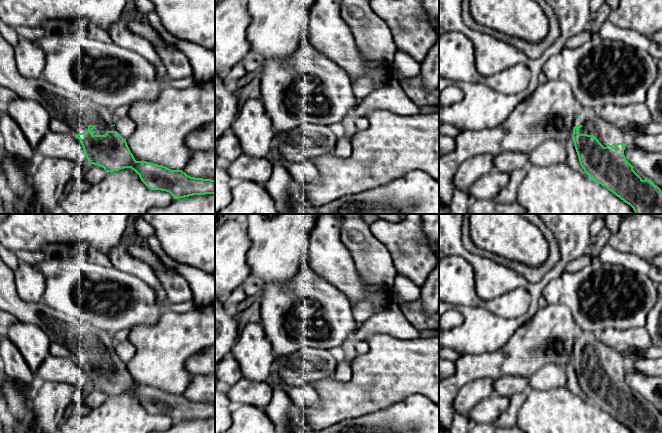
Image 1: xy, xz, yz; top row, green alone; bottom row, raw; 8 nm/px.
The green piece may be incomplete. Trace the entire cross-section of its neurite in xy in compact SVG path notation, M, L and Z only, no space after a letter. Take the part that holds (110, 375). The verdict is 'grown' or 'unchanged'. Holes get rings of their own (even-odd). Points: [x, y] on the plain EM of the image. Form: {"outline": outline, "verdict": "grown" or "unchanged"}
{"outline": "M0 258L0 310L21 322L38 326L51 342L68 347L80 364L89 388L98 389L107 397L131 392L149 413L169 416L174 423L215 418L215 404L195 402L182 394L136 385L126 363L116 355L109 332L78 323L42 301L24 301L17 294L13 275Z", "verdict": "grown"}

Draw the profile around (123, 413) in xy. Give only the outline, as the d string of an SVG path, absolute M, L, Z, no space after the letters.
M131 392L113 395L86 415L68 413L62 433L151 433L173 425L166 415L151 414Z

